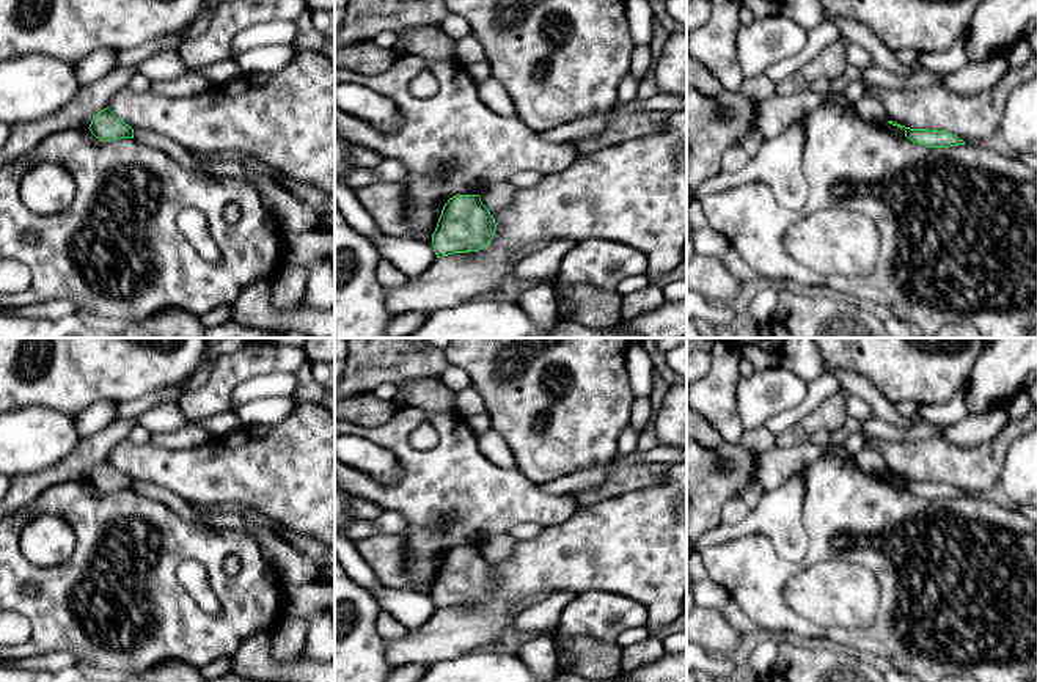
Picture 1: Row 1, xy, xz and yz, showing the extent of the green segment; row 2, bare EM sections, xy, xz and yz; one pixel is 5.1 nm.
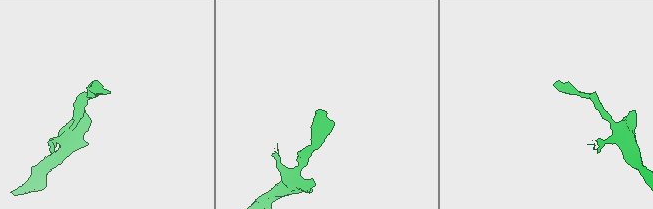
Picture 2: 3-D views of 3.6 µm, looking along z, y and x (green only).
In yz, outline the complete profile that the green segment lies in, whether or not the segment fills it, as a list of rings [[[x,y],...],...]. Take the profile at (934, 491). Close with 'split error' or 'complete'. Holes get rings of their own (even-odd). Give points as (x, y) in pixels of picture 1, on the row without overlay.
[[[888,473],[888,475],[903,481],[905,489],[918,497],[924,497],[929,500],[949,500],[949,498],[965,497],[965,493],[962,490],[958,490],[957,487],[949,486],[946,482],[910,481],[910,479],[900,478],[894,473]]]; complete

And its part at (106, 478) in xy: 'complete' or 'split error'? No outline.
complete

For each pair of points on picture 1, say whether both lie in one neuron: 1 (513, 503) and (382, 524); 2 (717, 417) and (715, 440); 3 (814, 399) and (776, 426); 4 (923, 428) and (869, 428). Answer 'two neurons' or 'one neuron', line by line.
1: two neurons
2: two neurons
3: one neuron
4: one neuron

